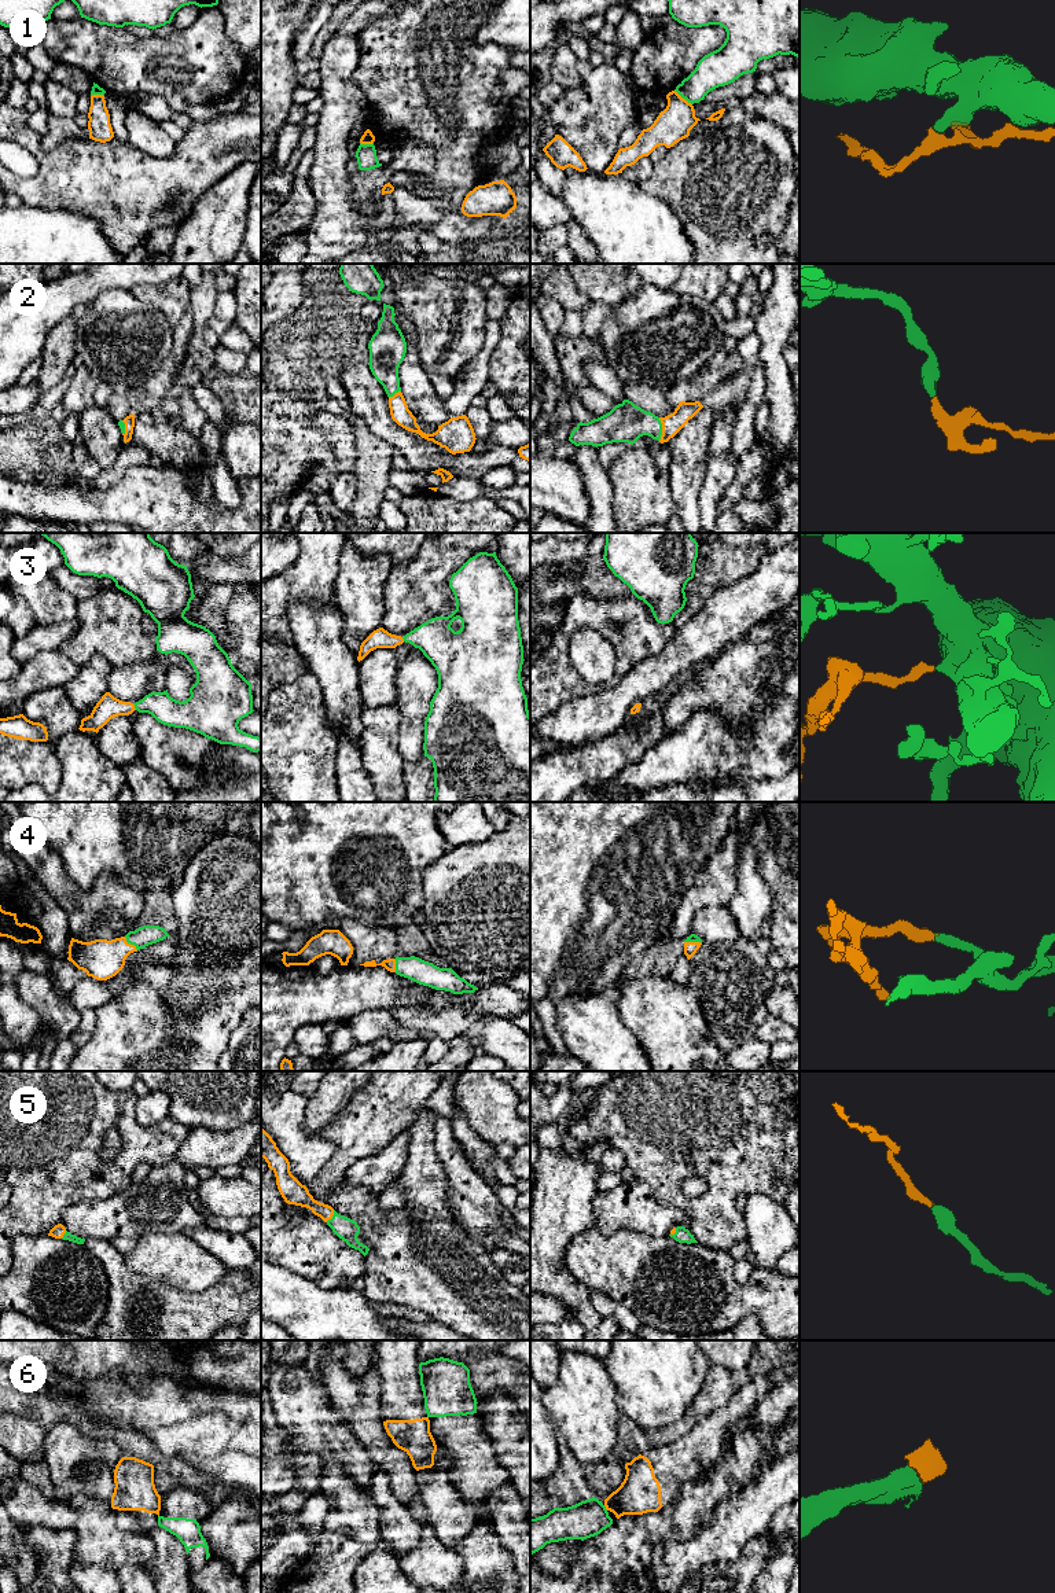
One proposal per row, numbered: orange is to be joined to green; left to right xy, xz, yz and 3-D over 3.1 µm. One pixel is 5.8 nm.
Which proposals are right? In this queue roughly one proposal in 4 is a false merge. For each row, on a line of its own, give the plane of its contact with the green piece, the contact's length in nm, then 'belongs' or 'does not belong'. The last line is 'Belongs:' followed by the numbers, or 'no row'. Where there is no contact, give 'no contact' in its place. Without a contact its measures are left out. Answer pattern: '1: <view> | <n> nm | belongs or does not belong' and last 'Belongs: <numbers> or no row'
1: yz | 140 nm | does not belong
2: yz | 140 nm | belongs
3: xy | 50 nm | belongs
4: xy | 120 nm | belongs
5: xz | 90 nm | belongs
6: yz | 40 nm | does not belong
Belongs: 2, 3, 4, 5

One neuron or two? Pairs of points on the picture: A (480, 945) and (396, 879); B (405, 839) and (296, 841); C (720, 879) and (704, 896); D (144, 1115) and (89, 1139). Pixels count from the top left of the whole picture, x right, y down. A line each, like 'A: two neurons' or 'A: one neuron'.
A: two neurons
B: one neuron
C: one neuron
D: two neurons

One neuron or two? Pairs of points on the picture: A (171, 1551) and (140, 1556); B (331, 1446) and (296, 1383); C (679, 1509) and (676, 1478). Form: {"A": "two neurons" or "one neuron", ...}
{"A": "two neurons", "B": "one neuron", "C": "two neurons"}

